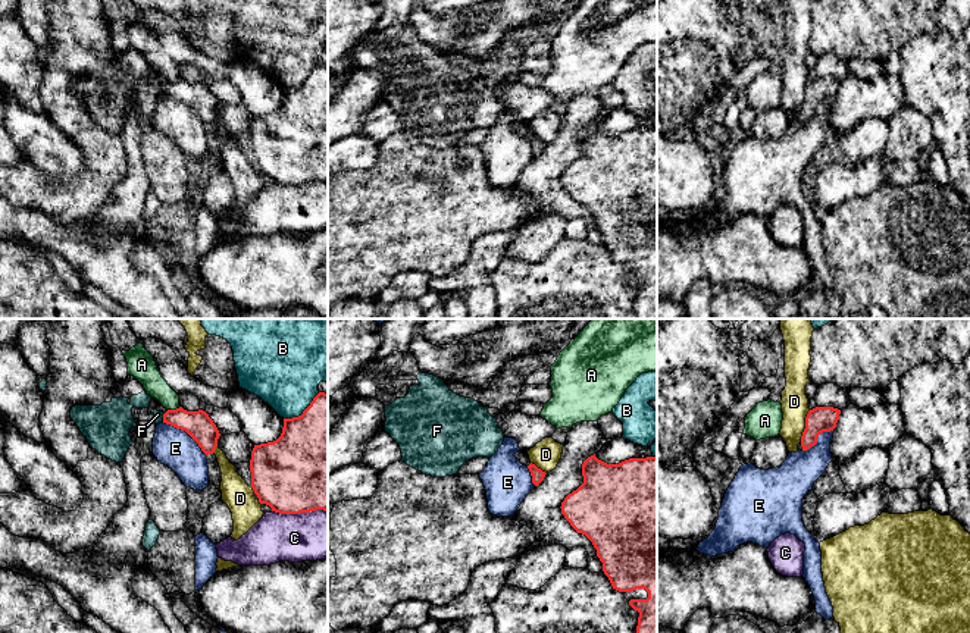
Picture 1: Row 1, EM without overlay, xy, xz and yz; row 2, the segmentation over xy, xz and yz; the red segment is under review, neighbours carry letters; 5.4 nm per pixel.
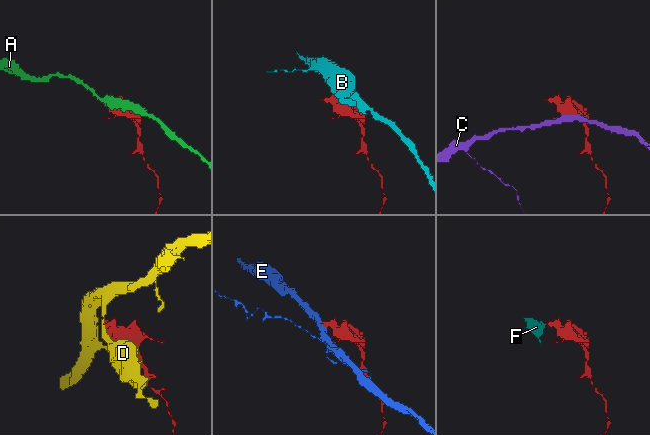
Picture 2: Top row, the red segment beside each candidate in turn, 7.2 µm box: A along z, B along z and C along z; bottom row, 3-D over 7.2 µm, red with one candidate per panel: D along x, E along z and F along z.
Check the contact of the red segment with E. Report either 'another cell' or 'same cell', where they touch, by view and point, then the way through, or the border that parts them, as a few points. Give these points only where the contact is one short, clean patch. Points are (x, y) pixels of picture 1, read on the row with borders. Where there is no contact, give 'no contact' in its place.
another cell | xy (187, 432) | along xy (163, 422), (182, 429), (206, 456)

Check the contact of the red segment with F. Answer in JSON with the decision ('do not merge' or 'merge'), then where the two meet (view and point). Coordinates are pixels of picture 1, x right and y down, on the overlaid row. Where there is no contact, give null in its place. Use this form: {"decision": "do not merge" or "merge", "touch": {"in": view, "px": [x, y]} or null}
{"decision": "merge", "touch": {"in": "xy", "px": [163, 417]}}

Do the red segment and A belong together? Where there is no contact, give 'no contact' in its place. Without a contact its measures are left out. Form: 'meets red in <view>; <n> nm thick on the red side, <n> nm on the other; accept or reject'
meets red in xy; 150 nm thick on the red side, 130 nm on the other; reject

